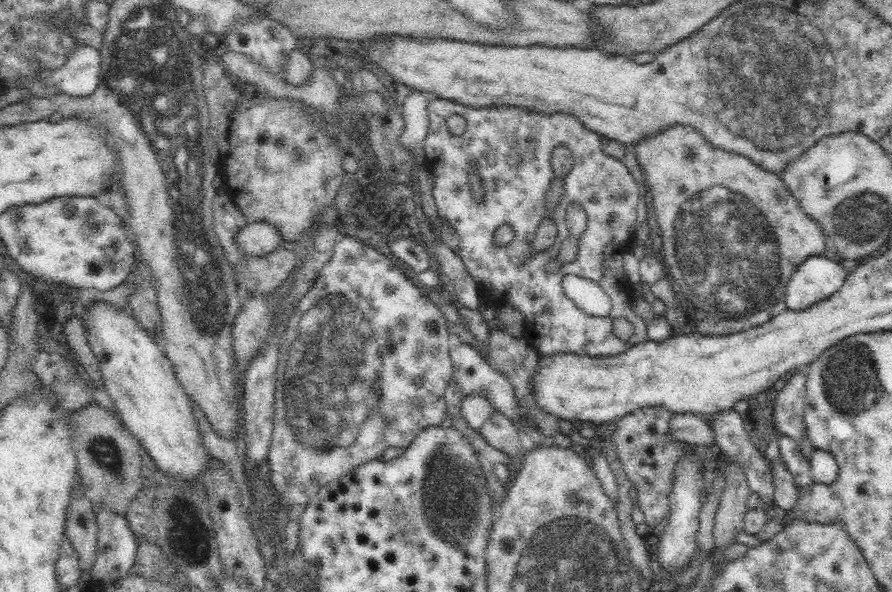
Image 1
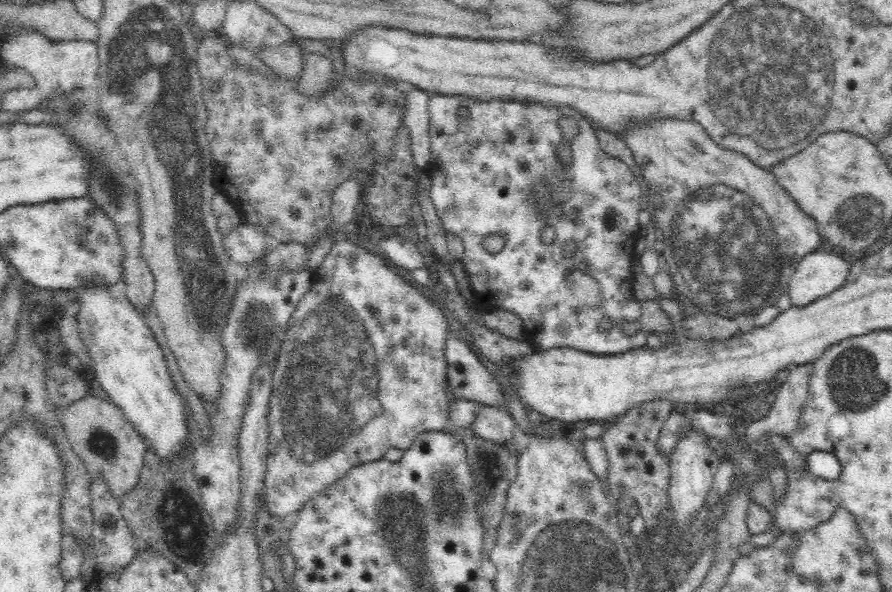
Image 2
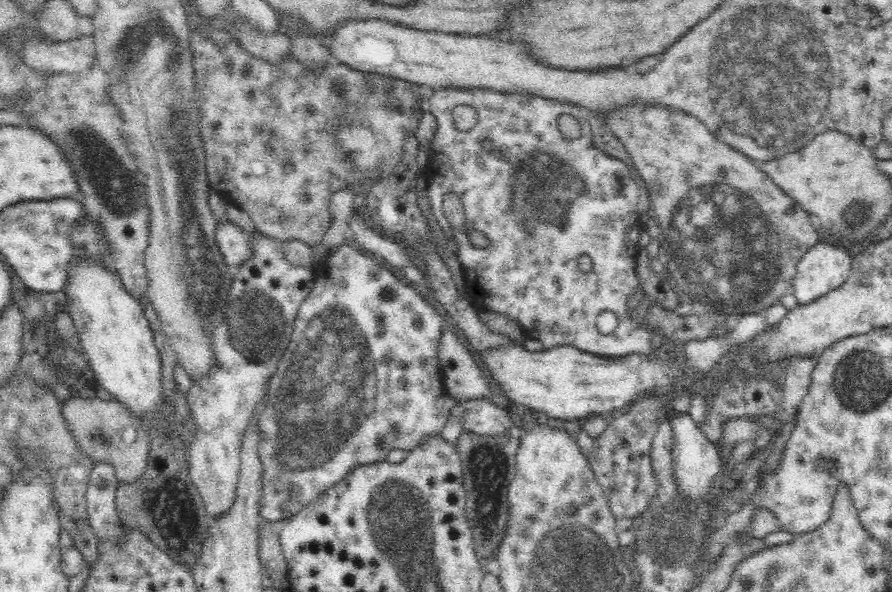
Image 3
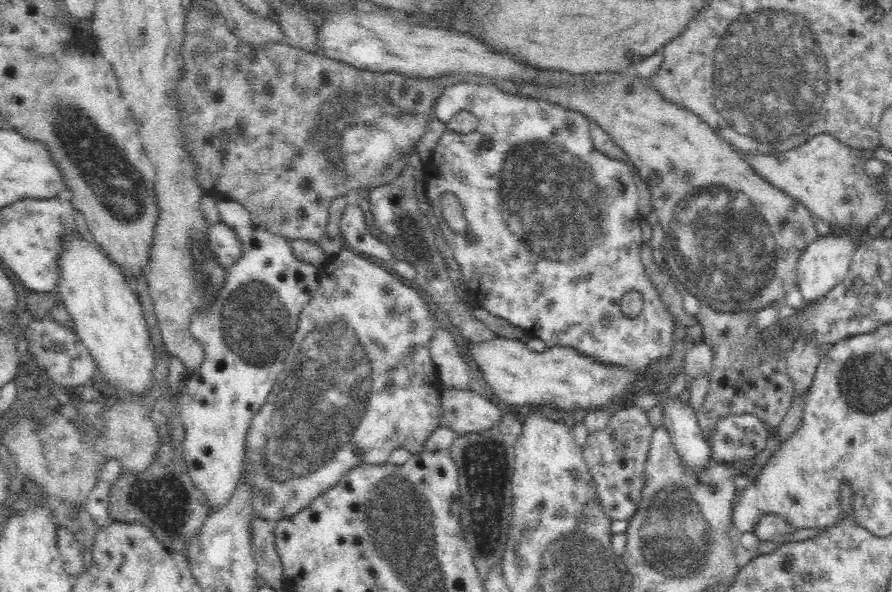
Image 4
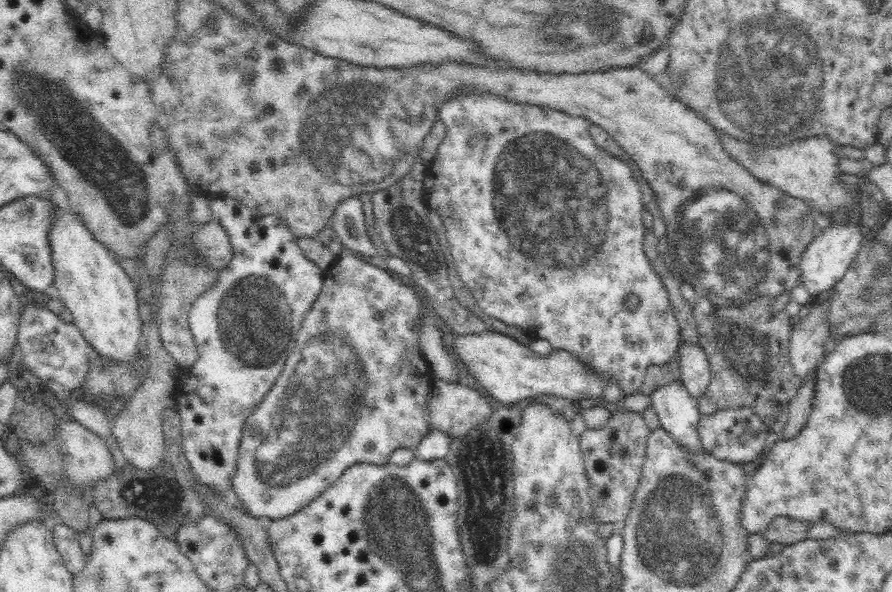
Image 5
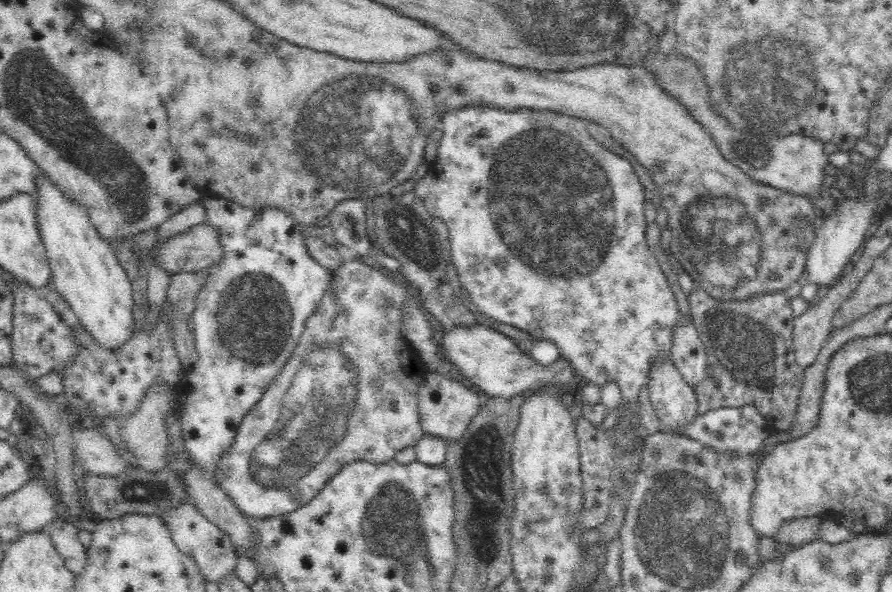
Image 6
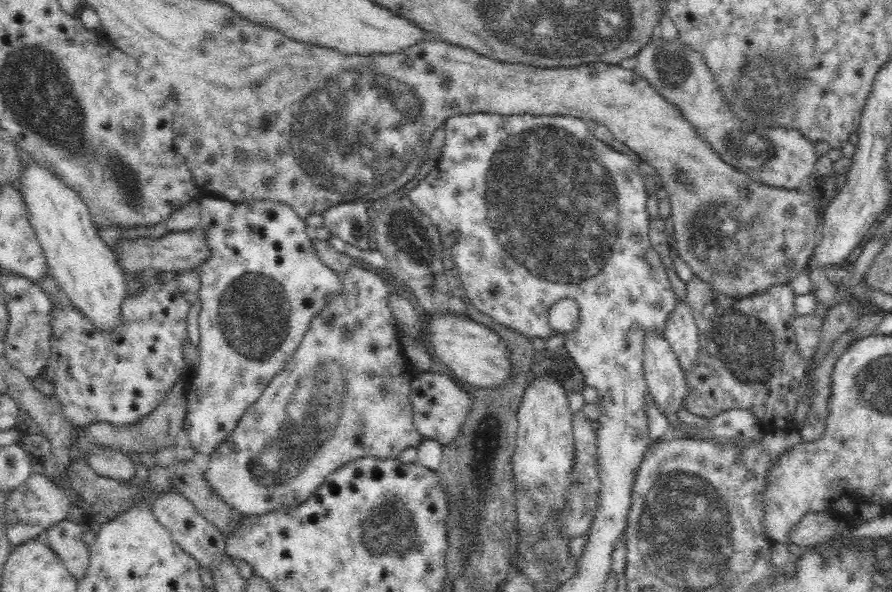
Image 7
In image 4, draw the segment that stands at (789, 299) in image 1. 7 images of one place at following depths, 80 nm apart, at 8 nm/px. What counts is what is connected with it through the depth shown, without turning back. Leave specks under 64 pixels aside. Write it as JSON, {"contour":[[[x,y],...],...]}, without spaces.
{"contour":[[[840,232],[840,234],[831,233],[824,237],[818,236],[804,249],[797,263],[797,284],[805,302],[822,299],[836,284],[844,281],[856,248],[858,248],[856,240],[850,234]]]}

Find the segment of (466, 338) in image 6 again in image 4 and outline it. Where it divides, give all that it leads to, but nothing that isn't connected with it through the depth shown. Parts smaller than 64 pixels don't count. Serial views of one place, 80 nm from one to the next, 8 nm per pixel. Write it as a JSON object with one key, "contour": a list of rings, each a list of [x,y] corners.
{"contour":[[[494,335],[487,338],[486,342],[470,342],[466,346],[468,356],[476,362],[484,382],[492,388],[494,396],[501,401],[501,406],[524,406],[525,408],[537,403],[549,403],[558,409],[580,409],[597,408],[598,406],[607,406],[612,400],[616,401],[619,394],[628,389],[631,384],[631,378],[628,373],[622,371],[622,367],[599,366],[592,359],[578,354],[572,348],[554,347],[547,348],[544,352],[530,350],[526,343],[511,336],[502,337]]]}

